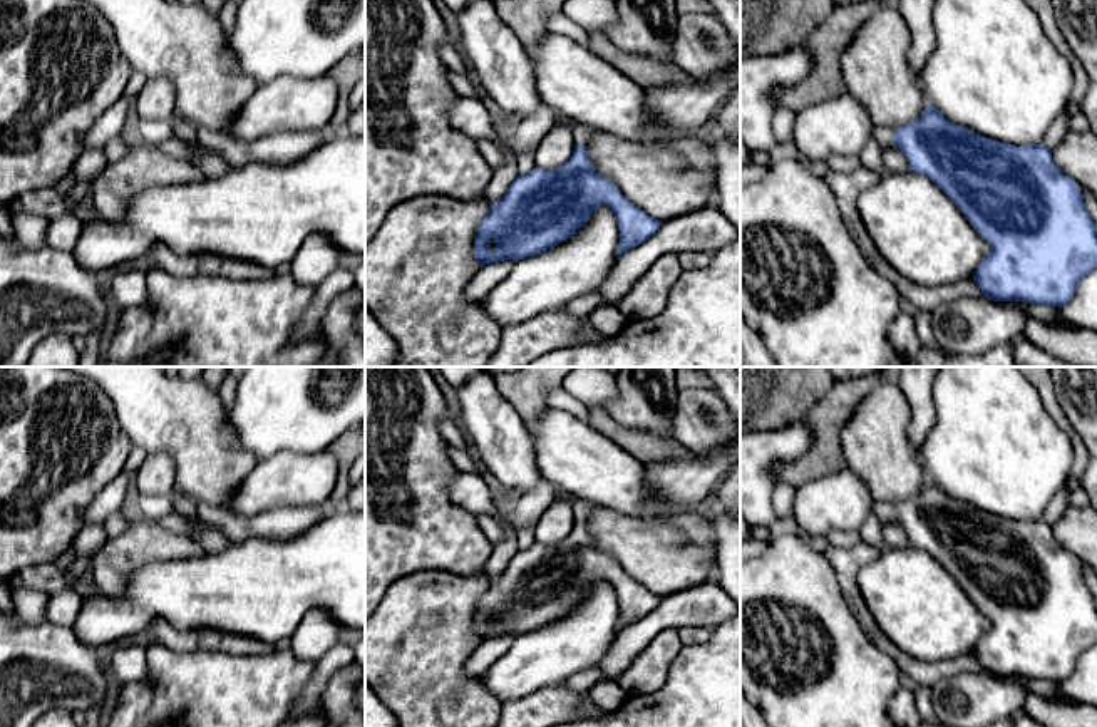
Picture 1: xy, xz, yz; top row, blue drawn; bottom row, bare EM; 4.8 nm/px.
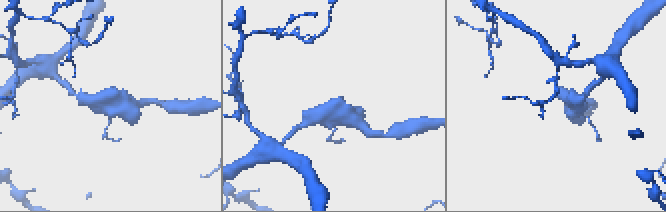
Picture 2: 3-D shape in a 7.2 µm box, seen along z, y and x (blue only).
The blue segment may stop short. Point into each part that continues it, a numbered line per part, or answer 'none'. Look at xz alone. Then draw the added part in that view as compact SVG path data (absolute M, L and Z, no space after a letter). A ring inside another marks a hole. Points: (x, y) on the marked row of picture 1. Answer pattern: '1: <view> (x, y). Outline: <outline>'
1: xz (581, 134). Outline: M576 124L573 127L573 141L574 141L574 144L586 146L595 132L598 132L598 131L591 129L588 126Z

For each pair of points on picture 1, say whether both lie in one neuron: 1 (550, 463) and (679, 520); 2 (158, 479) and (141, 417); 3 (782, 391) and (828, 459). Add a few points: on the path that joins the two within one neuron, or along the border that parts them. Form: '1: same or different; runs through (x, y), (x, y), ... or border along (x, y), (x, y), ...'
1: same; runs through (581, 463), (608, 476), (647, 515)
2: different; border along (148, 453), (164, 453), (171, 459), (175, 486)
3: different; border along (829, 389), (803, 417)

